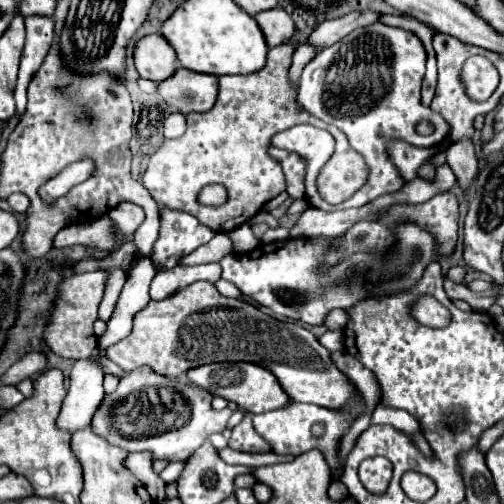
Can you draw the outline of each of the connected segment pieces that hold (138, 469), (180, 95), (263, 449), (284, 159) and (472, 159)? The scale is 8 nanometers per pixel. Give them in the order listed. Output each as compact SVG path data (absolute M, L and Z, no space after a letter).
M132 453L128 457L128 469L148 487L152 499L162 501L164 499L164 481L160 475L152 469L152 455L150 453Z
M178 69L170 79L158 85L158 93L166 103L174 105L176 111L188 115L192 111L208 111L214 107L218 97L218 77L204 75L188 69Z
M246 415L242 423L238 423L232 429L232 437L228 445L236 451L248 451L248 453L268 453L272 447L254 431L252 427L252 415Z
M268 147L268 153L272 159L276 159L284 173L286 173L286 191L290 197L294 199L302 199L304 197L304 175L306 175L306 161L292 151L286 149L278 149L278 147Z
M466 137L466 139L458 139L450 143L446 149L446 157L448 157L448 165L452 167L462 191L472 189L476 175L478 175L478 159L476 159L472 139Z

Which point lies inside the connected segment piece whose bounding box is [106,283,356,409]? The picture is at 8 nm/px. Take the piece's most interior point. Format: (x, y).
(197, 326)

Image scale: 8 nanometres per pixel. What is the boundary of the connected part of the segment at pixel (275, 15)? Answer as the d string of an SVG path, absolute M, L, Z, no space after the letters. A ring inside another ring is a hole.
M280 7L272 11L262 11L260 15L256 15L256 19L260 27L264 27L264 37L268 39L268 47L288 43L296 31L292 17Z

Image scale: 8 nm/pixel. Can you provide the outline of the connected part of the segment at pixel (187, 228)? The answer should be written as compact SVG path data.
M160 207L160 233L152 247L150 261L157 271L171 270L184 255L208 243L214 231L184 211Z

